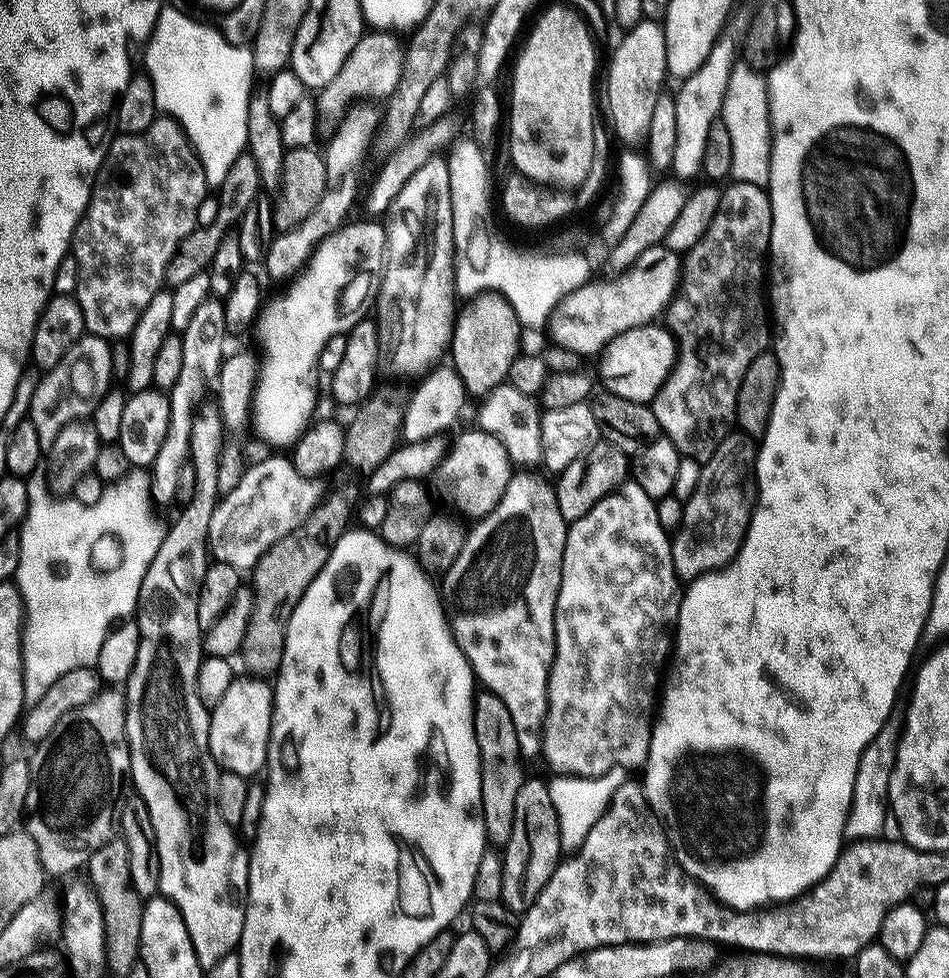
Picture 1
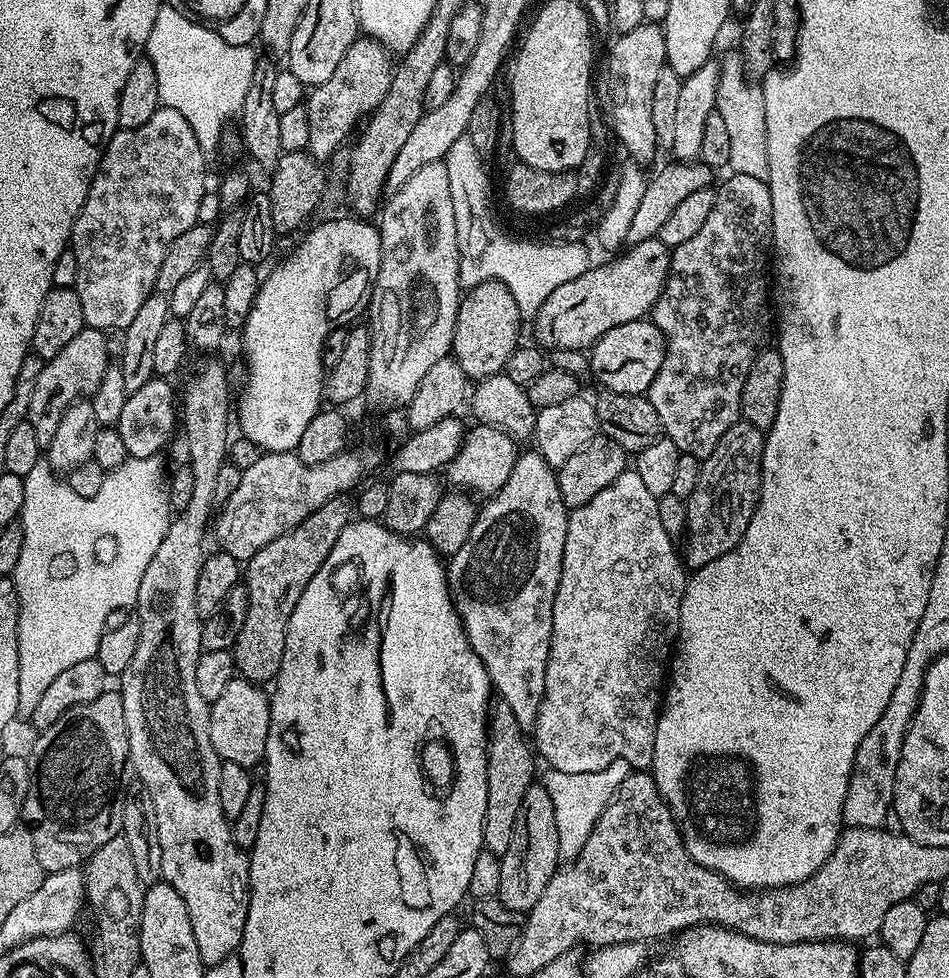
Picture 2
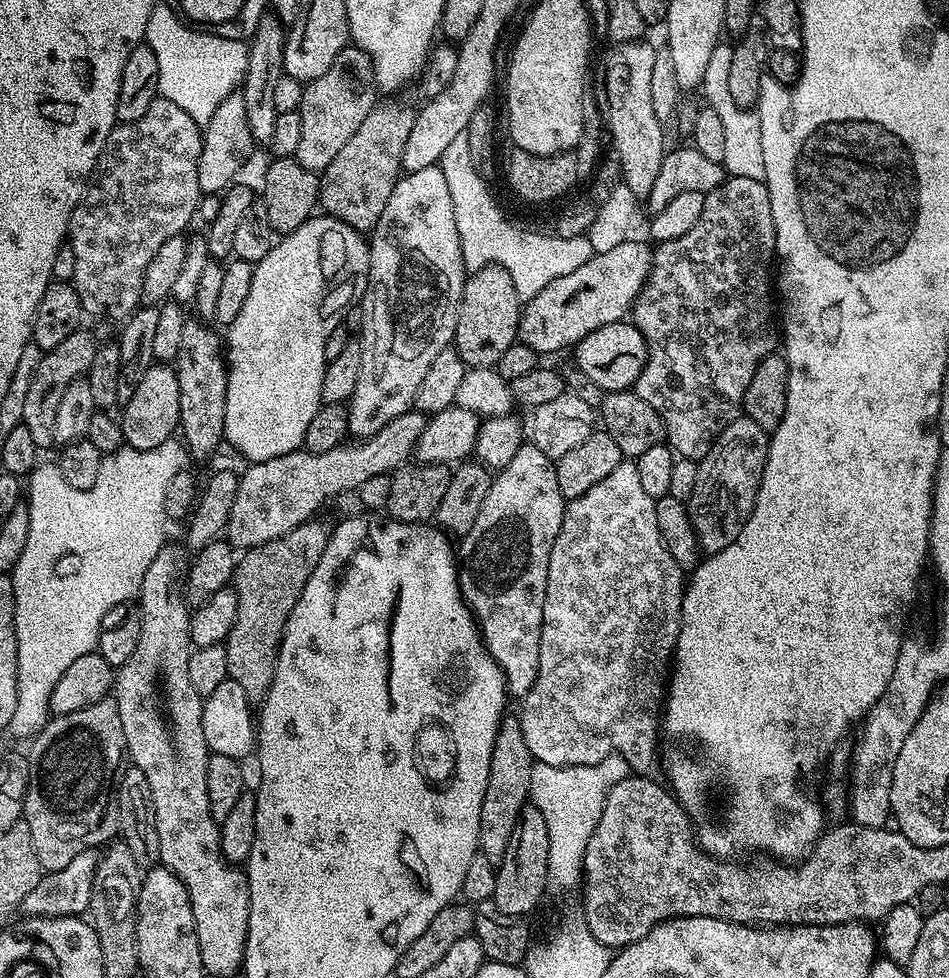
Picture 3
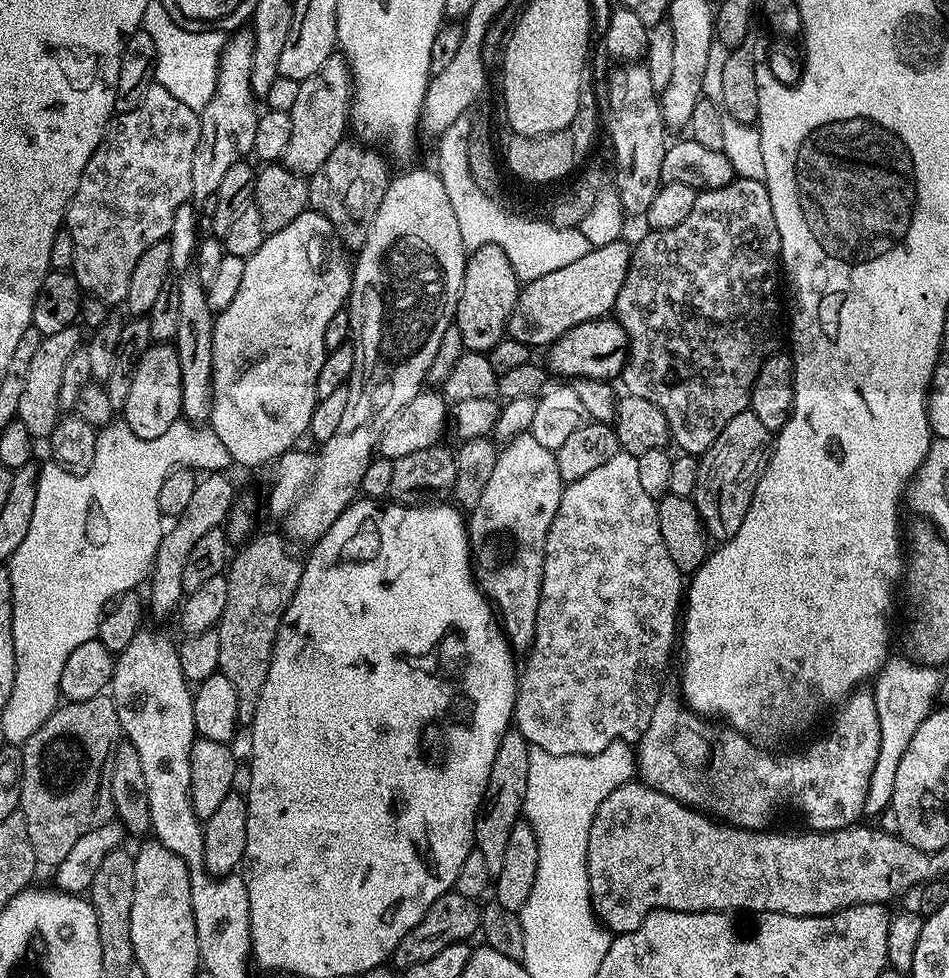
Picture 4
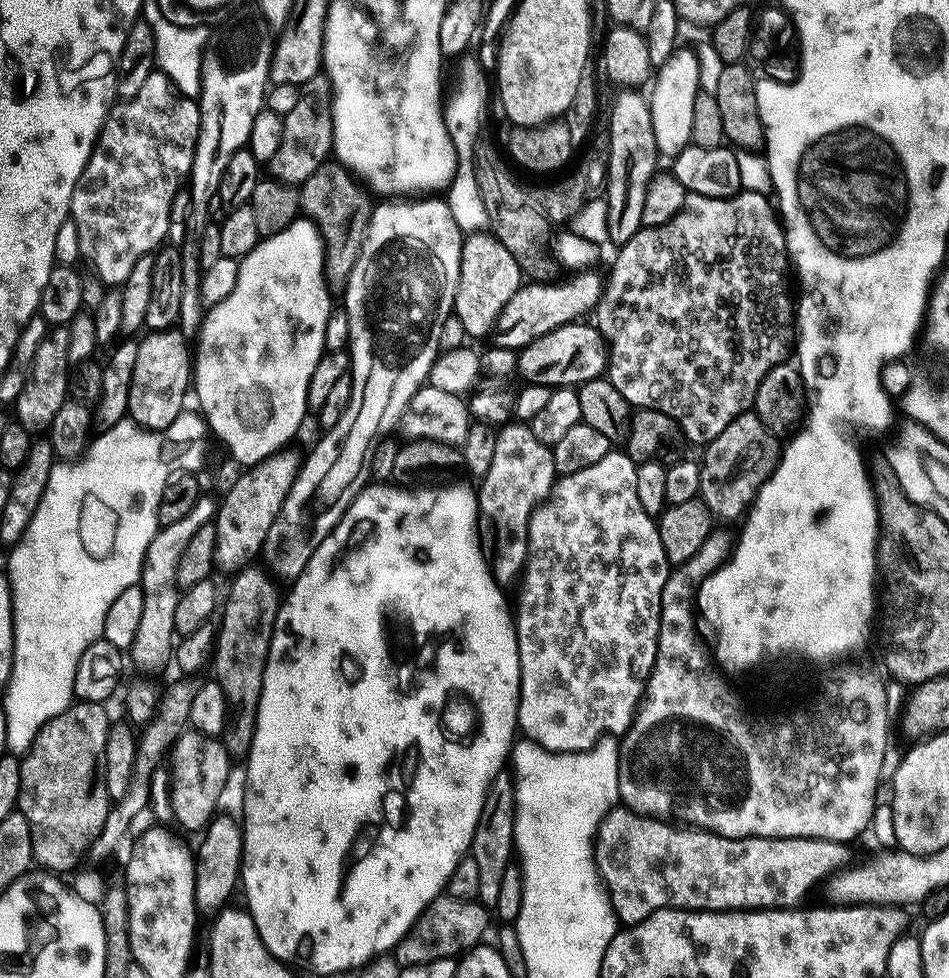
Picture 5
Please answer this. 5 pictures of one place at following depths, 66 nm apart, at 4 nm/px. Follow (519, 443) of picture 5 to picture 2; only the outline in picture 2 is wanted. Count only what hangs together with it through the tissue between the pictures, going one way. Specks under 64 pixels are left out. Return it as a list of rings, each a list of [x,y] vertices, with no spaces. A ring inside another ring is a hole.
[[[535,450],[521,451],[517,455],[510,478],[506,478],[495,496],[485,504],[488,505],[479,509],[470,538],[466,538],[462,550],[450,557],[446,568],[448,592],[460,615],[468,644],[488,671],[495,695],[514,710],[514,718],[518,718],[520,724],[532,726],[544,697],[546,662],[552,641],[552,607],[560,581],[570,510],[564,505],[557,473]]]

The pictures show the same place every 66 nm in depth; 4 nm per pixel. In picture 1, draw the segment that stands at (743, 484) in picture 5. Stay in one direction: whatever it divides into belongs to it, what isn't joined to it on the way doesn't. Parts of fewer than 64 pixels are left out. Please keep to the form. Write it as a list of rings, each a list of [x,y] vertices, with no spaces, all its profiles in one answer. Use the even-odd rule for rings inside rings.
[[[733,430],[714,454],[703,461],[698,486],[692,497],[683,501],[684,520],[671,537],[672,565],[681,581],[691,582],[707,572],[725,568],[740,553],[748,523],[752,520],[754,496],[750,489],[754,484],[757,451],[753,437]]]

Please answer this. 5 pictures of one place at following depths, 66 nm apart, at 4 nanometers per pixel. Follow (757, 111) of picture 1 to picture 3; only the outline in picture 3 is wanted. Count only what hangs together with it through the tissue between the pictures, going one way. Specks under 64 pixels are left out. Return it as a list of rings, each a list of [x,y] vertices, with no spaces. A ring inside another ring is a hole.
[[[731,43],[717,44],[714,54],[710,54],[710,62],[706,65],[706,74],[702,85],[702,93],[707,107],[713,108],[722,122],[726,134],[726,158],[723,166],[729,177],[754,178],[763,180],[766,166],[762,162],[762,130],[759,115],[751,108],[740,108],[738,102],[730,95],[730,66],[734,63],[734,47]]]

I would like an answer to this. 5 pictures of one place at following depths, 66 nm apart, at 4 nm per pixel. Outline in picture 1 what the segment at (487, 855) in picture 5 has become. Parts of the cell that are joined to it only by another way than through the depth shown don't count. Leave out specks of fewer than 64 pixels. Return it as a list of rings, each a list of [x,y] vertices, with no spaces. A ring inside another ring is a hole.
[[[487,690],[475,693],[472,701],[472,717],[474,718],[474,738],[478,738],[478,754],[480,755],[480,777],[482,778],[482,806],[480,813],[484,815],[484,834],[496,846],[507,844],[510,830],[514,826],[514,798],[518,798],[518,790],[524,785],[526,773],[520,766],[522,757],[518,746],[518,734],[514,722],[510,718],[510,710],[506,710],[506,702],[498,698],[498,694]]]

